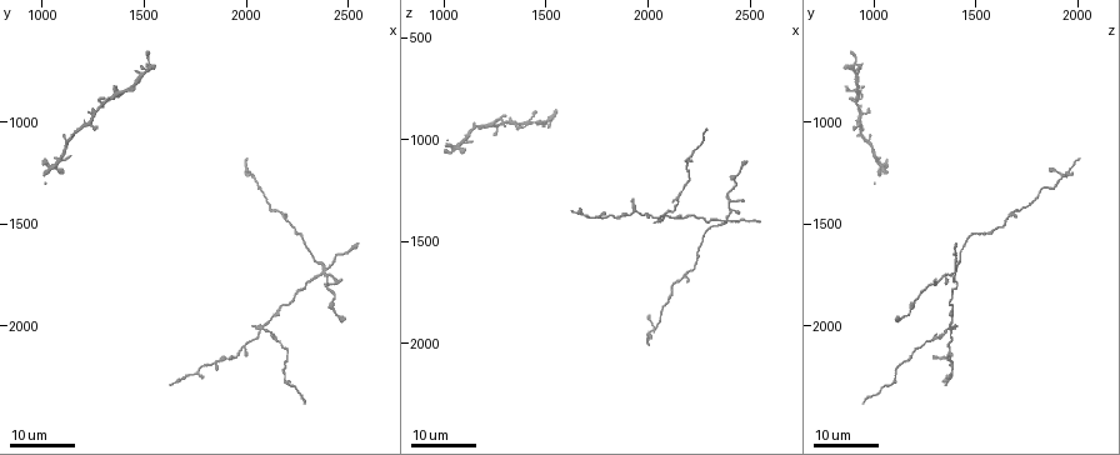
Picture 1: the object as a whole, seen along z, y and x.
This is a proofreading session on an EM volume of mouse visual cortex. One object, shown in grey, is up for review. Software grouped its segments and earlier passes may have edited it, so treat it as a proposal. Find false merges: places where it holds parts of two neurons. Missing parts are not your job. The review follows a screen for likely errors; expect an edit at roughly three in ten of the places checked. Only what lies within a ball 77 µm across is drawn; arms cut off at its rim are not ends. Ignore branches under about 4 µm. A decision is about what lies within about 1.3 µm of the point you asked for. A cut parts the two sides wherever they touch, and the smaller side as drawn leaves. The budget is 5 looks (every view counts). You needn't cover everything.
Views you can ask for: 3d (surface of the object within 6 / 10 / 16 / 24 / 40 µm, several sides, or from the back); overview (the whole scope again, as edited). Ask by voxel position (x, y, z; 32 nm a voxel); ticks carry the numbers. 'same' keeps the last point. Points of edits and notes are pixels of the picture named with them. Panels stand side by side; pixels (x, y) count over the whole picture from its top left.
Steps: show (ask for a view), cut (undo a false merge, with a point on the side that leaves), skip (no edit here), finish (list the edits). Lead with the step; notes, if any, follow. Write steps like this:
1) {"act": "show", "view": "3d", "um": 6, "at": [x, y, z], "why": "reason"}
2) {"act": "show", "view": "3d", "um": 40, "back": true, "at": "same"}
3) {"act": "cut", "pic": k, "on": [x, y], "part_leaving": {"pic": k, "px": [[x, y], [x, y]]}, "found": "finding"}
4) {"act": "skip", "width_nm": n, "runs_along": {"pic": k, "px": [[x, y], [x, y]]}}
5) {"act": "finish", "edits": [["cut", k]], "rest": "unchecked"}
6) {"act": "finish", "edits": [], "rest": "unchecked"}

{"act": "show", "view": "3d", "um": 16, "at": [2090, 2020, 1350], "why": "four arms meet"}

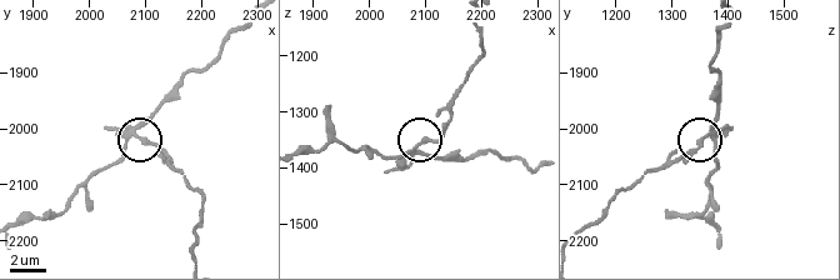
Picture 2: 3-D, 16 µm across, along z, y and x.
{"act": "show", "view": "3d", "um": 6, "at": [2090, 2020, 1360], "why": "zoom in"}

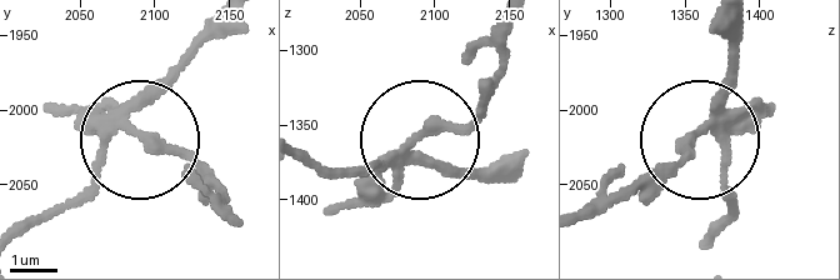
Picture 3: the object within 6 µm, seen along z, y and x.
{"act": "cut", "pic": 3, "on": [158, 145], "width_nm": 240, "part_leaving": {"pic": 3, "px": [[105, 113], [193, 156], [233, 208]]}, "found": "two neurons meet here"}

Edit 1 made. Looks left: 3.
{"act": "show", "view": "3d", "um": 16, "at": [2380, 1740, 1390], "why": "four-way junction"}

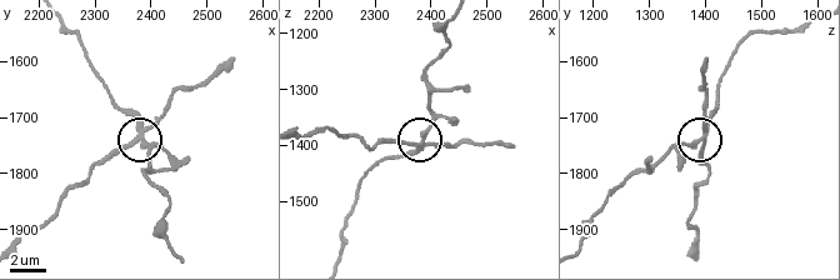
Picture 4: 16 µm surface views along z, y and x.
{"act": "show", "view": "3d", "um": 6, "at": [2375, 1740, 1390], "why": "closer look"}

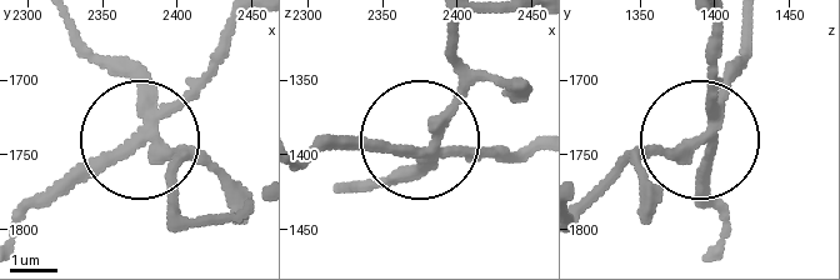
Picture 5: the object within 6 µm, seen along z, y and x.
{"act": "cut", "pic": 5, "on": [174, 151], "width_nm": 240, "part_leaving": {"pic": 5, "px": [[153, 120], [141, 89], [78, 29]]}, "found": "two neurons meet here"}

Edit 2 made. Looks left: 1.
{"act": "finish", "edits": [["cut", 3], ["cut", 5]], "rest": "unchecked"}

